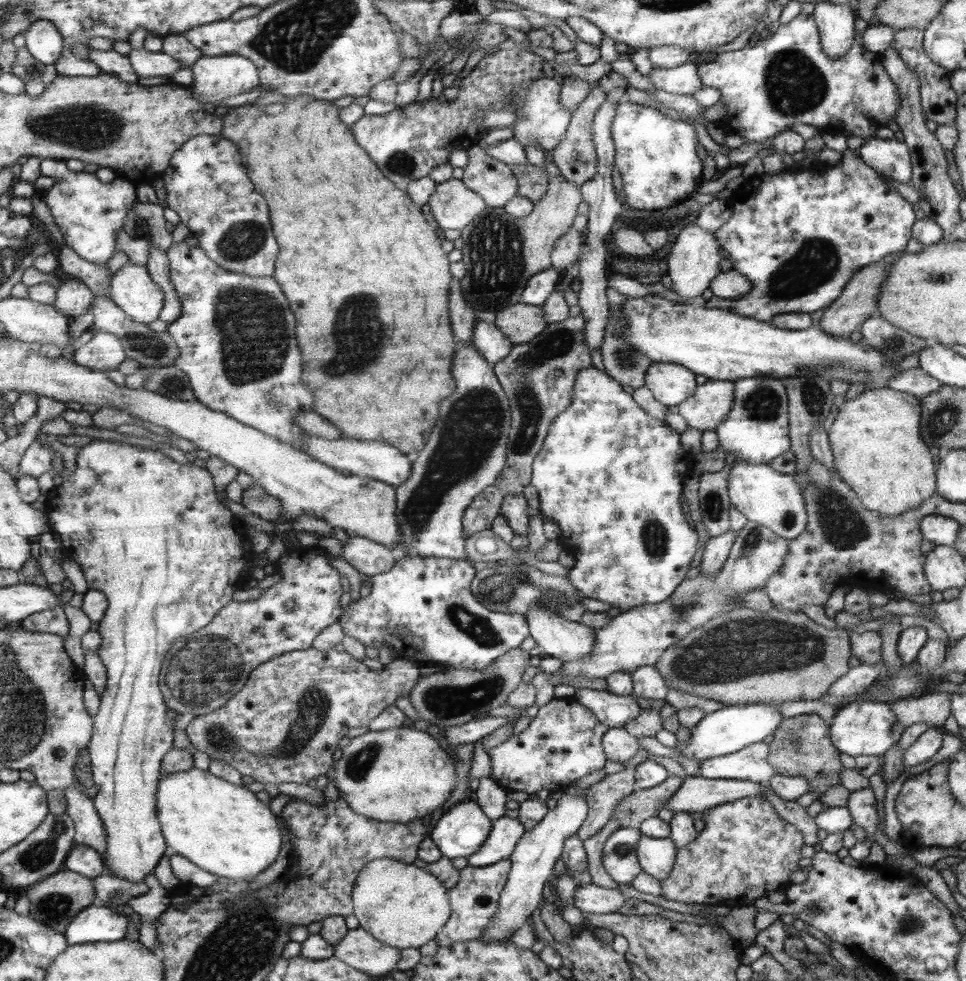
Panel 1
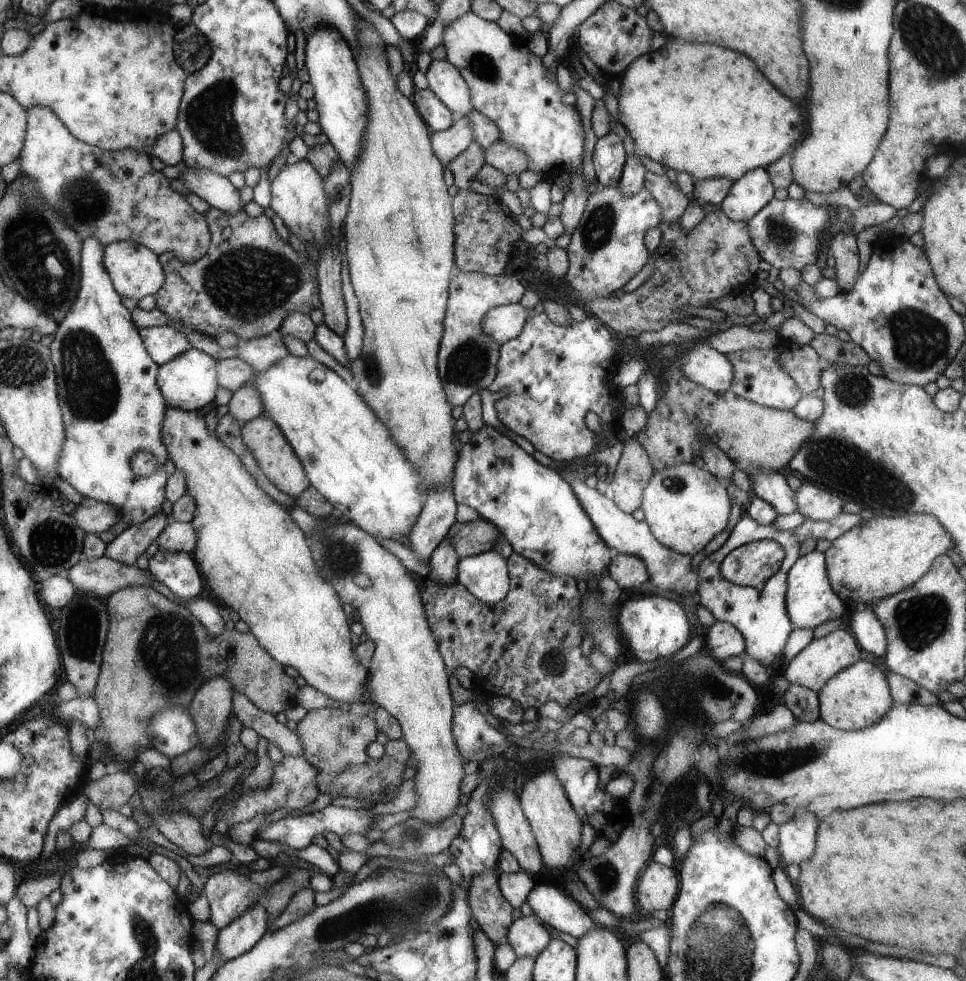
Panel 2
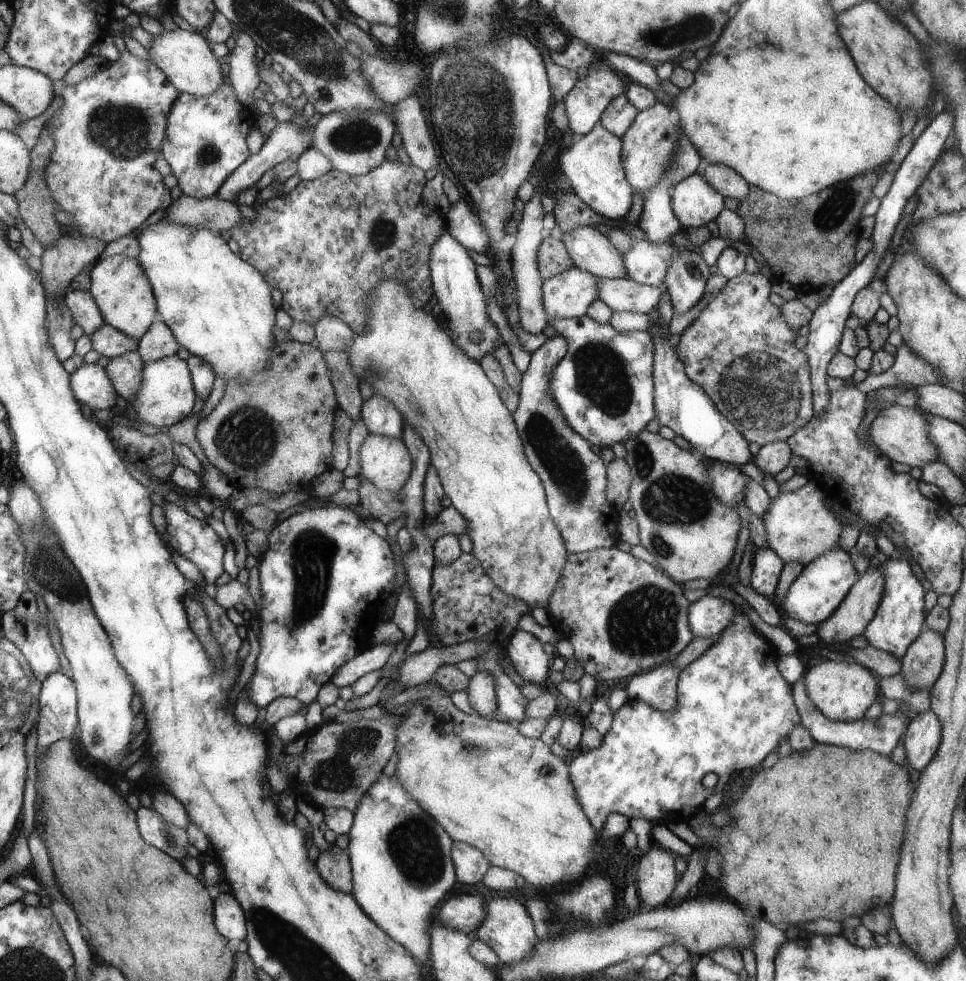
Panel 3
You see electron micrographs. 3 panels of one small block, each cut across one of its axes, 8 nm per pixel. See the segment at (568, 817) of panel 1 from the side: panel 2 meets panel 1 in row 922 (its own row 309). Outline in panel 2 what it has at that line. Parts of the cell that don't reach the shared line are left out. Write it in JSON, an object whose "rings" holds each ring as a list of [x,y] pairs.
{"rings":[[[520,303],[500,305],[491,308],[482,319],[481,329],[499,345],[516,338],[525,327],[527,320],[533,315]]]}

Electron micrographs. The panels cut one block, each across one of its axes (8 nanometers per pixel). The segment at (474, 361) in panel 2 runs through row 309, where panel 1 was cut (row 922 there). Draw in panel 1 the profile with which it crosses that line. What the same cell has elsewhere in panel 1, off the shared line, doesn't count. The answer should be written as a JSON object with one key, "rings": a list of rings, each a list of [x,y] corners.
{"rings":[[[504,860],[491,867],[466,866],[459,871],[459,880],[454,888],[447,889],[452,916],[448,919],[447,926],[435,936],[438,946],[450,946],[456,942],[478,939],[482,932],[492,922],[498,904],[500,893],[507,882],[508,871],[511,869],[510,860]]]}

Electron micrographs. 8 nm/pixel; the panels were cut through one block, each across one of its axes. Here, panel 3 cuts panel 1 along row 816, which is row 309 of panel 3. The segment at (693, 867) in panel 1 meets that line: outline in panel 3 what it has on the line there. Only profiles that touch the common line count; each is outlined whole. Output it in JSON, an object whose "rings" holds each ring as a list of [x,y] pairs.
{"rings":[[[744,271],[742,274],[731,278],[724,285],[724,288],[721,288],[719,293],[716,293],[714,296],[714,299],[701,311],[694,324],[690,328],[686,328],[686,332],[682,334],[680,342],[676,347],[677,353],[685,364],[687,375],[696,384],[699,384],[700,388],[703,388],[707,392],[707,395],[714,401],[716,408],[729,421],[733,421],[738,426],[739,431],[747,437],[748,441],[756,442],[760,446],[778,441],[786,441],[796,431],[815,419],[814,386],[811,384],[810,360],[808,360],[807,353],[795,345],[797,330],[787,323],[782,308],[779,309],[775,304],[770,302],[770,289],[773,283],[772,278],[763,272],[751,275]]]}

